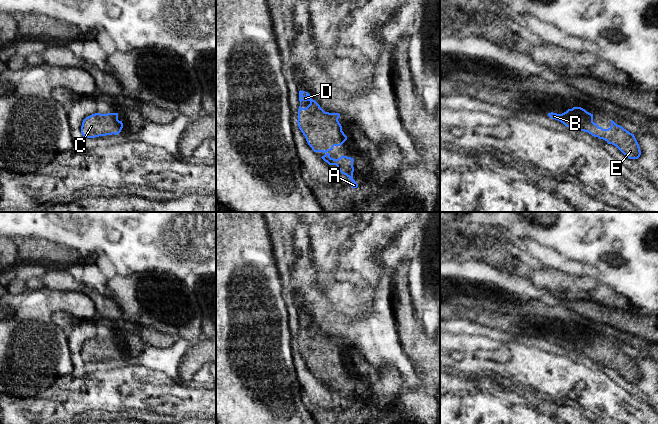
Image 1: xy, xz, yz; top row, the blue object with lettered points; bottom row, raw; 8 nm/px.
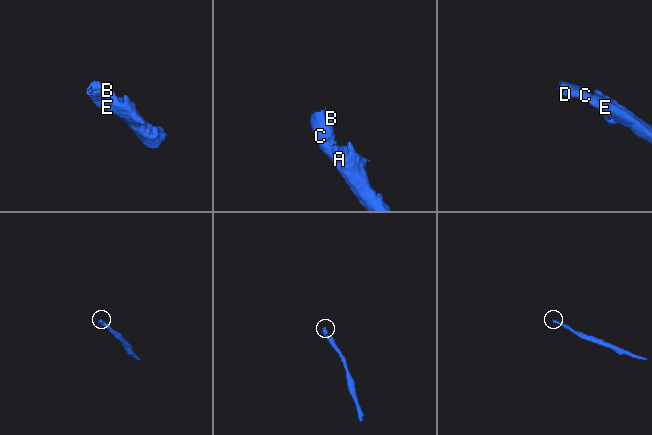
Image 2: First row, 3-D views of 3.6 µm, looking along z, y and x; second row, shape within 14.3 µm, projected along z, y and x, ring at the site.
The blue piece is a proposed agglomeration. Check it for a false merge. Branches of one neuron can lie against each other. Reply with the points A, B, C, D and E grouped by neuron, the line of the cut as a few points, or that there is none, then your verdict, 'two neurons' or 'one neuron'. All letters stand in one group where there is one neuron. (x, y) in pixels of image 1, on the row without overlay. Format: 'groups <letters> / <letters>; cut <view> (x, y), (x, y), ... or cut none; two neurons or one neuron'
groups A B C D E; cut none; one neuron

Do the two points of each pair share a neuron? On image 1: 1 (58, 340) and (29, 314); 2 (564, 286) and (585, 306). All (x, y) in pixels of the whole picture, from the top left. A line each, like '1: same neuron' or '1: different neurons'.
1: same neuron
2: different neurons

